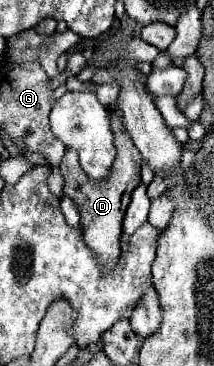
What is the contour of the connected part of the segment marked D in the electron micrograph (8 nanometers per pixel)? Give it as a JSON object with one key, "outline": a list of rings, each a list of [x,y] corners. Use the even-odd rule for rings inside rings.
{"outline":[[[116,104],[110,108],[110,124],[112,124],[114,144],[116,144],[118,154],[116,154],[116,160],[112,164],[112,170],[110,170],[108,178],[104,178],[104,180],[88,178],[78,164],[78,152],[76,150],[66,150],[66,154],[60,162],[60,170],[62,170],[62,176],[64,176],[64,196],[70,196],[78,204],[80,214],[82,214],[80,226],[82,226],[82,232],[84,232],[84,240],[86,240],[88,248],[96,252],[100,264],[106,266],[106,268],[112,268],[116,264],[118,256],[120,256],[120,234],[122,234],[124,212],[130,204],[134,188],[140,184],[138,150],[134,148],[134,142],[124,128],[122,112]]]}

